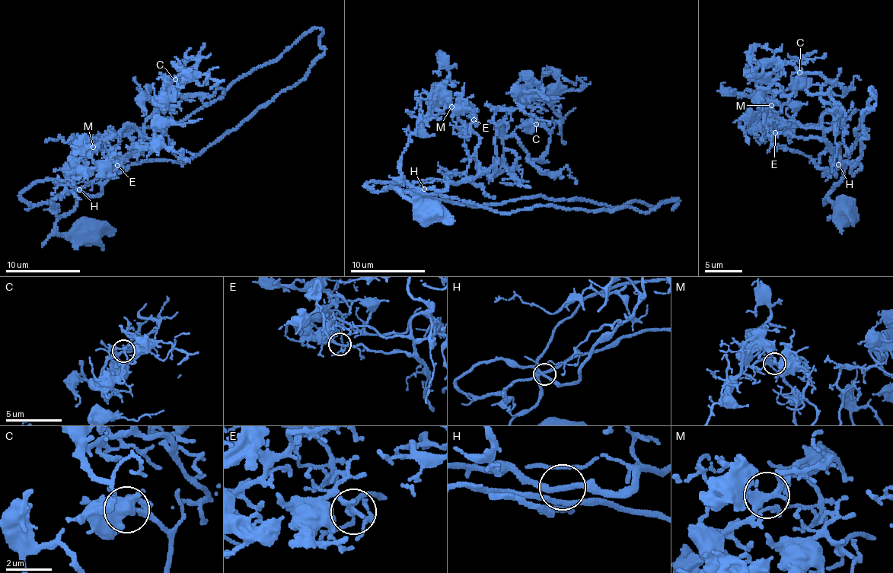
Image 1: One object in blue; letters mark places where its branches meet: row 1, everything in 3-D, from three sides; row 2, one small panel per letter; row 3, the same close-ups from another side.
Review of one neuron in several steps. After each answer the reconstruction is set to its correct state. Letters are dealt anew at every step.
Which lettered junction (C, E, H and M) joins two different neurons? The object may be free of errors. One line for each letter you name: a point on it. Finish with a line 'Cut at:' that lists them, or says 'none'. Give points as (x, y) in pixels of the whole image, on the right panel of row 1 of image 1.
Cut at: none

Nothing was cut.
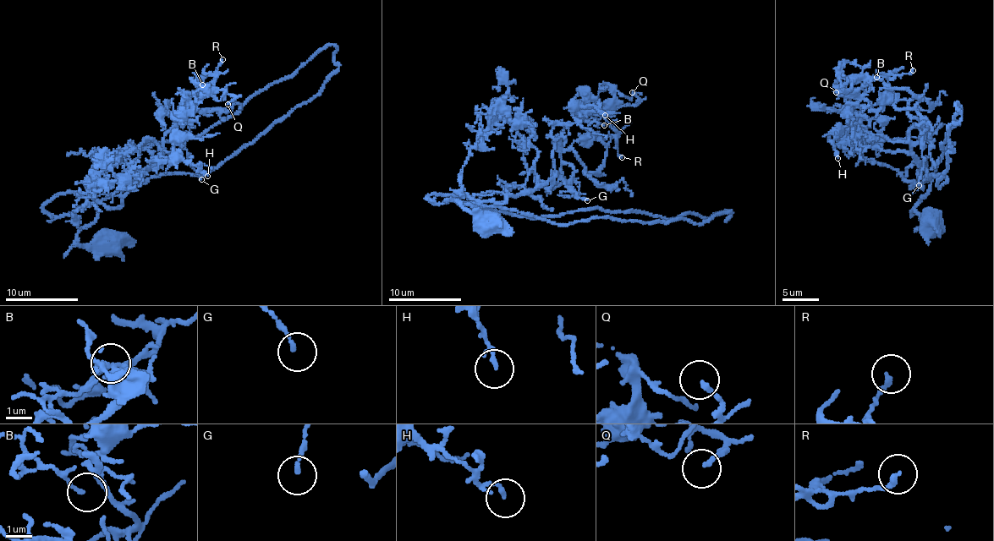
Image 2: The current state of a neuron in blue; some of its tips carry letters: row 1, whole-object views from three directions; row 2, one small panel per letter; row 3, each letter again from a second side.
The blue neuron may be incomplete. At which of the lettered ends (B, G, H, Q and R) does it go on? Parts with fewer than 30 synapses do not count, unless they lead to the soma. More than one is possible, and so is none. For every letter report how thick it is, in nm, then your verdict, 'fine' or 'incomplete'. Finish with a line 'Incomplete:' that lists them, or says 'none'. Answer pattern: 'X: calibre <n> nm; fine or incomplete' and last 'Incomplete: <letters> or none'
B: calibre 110 nm; fine
G: calibre 150 nm; fine
H: calibre 130 nm; fine
Q: calibre 170 nm; fine
R: calibre 190 nm; fine
Incomplete: none

